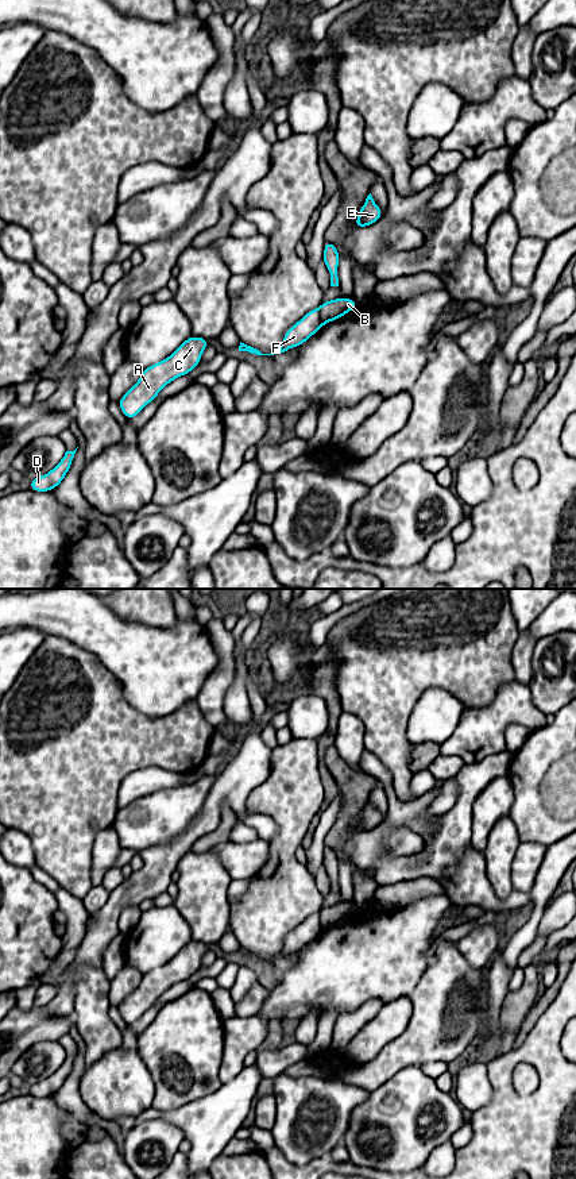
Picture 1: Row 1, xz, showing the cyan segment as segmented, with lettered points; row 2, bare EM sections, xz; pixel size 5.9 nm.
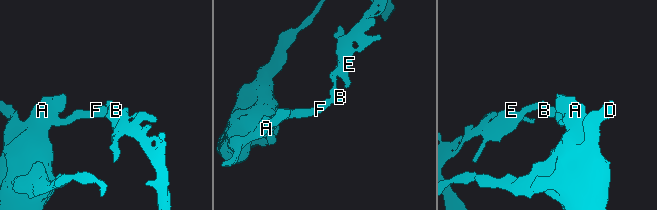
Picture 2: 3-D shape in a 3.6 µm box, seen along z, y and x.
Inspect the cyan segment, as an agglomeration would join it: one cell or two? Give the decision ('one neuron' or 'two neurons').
two neurons

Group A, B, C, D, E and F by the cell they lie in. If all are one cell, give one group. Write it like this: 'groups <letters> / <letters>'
groups A C D F / B E

